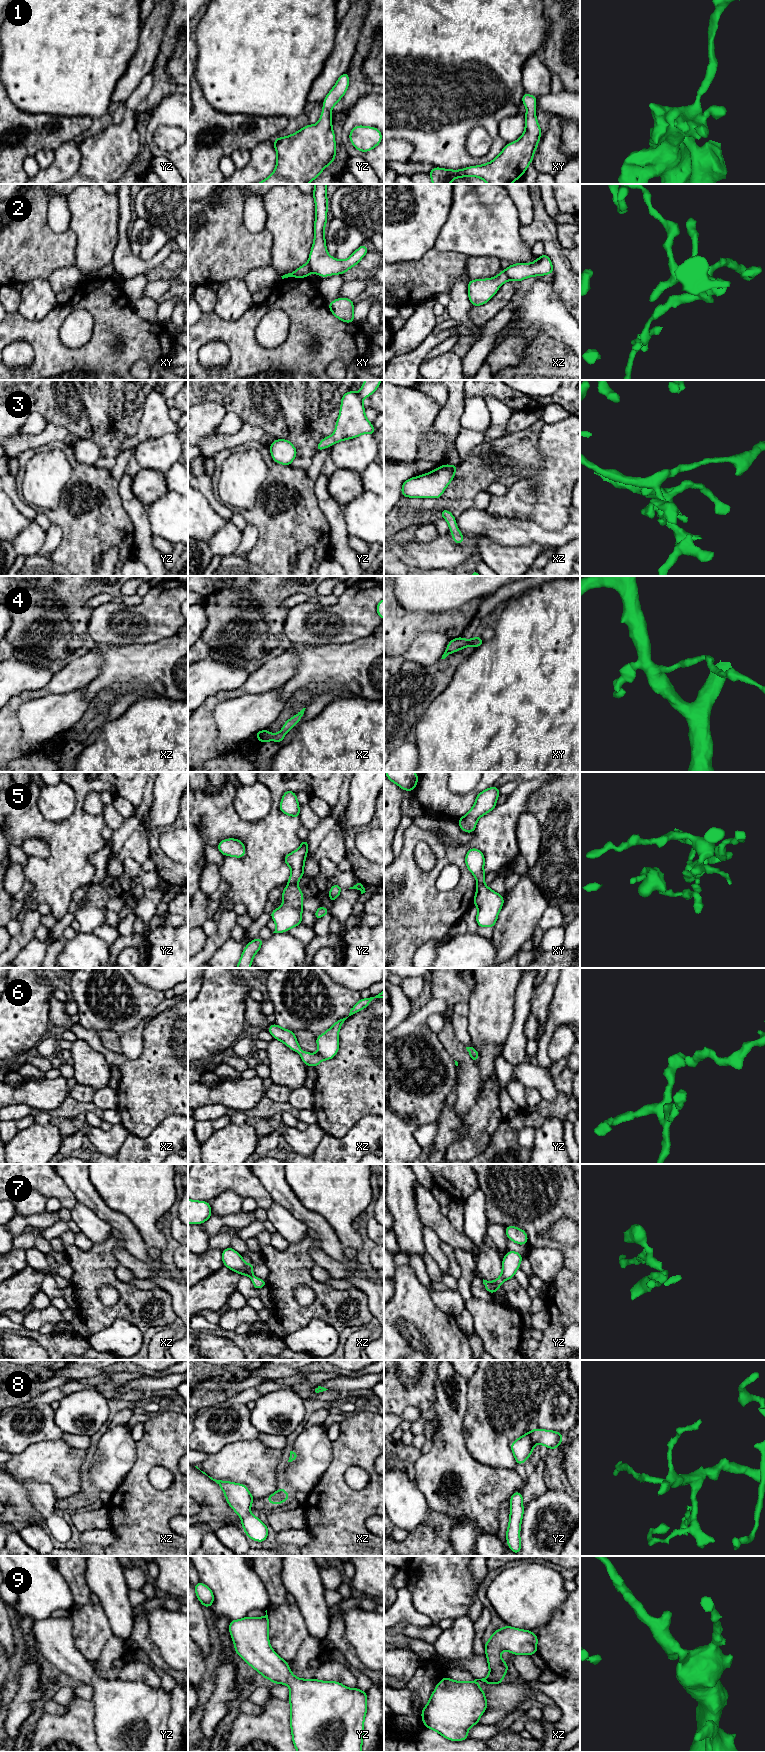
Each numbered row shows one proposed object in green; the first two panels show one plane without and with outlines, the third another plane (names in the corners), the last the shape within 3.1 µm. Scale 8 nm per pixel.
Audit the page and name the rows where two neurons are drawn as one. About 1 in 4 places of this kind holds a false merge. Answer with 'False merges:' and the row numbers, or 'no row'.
False merges: 2, 5

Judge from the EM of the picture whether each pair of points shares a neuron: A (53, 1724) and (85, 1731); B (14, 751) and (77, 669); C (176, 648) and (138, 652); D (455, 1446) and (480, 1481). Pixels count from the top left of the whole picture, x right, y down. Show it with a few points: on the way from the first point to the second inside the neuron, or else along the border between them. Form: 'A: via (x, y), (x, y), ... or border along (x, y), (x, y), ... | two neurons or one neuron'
A: via (61, 1731), (77, 1731) | one neuron
B: via (10, 724), (10, 709), (22, 697), (50, 688) | one neuron
C: via (167, 652), (147, 652) | one neuron
D: via (455, 1455), (471, 1472) | one neuron

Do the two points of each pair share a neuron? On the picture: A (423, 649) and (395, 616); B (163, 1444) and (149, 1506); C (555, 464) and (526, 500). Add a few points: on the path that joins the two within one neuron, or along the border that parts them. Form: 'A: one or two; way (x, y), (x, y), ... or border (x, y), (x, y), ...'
A: two; border (437, 632), (421, 631), (413, 639), (403, 656)
B: one; way (148, 1459), (142, 1466), (142, 1491)
C: one; way (555, 475), (555, 478), (537, 496)

